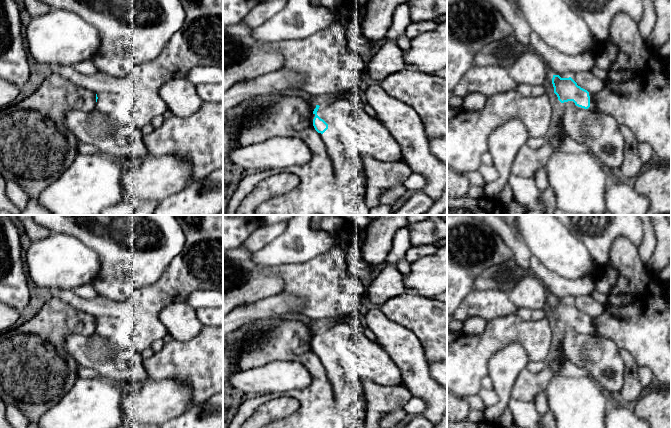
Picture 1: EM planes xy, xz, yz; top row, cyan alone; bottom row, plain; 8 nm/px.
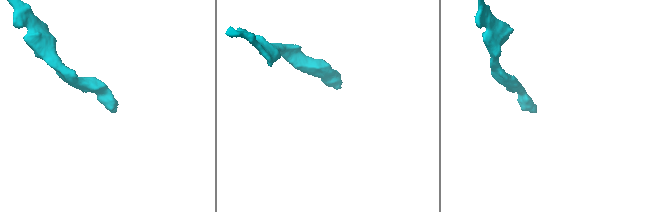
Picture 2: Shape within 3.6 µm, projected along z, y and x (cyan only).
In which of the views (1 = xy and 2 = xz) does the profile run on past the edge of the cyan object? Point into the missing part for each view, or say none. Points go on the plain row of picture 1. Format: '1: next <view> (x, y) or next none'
1: next xy (101, 326)
2: next none

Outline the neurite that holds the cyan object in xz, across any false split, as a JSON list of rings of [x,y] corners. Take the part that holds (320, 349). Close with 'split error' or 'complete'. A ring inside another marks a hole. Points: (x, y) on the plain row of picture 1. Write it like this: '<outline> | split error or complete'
[[[316,329],[316,332],[313,335],[313,338],[315,339],[313,343],[313,350],[318,357],[323,358],[328,353],[328,348],[317,339],[319,331],[319,329]]] | complete

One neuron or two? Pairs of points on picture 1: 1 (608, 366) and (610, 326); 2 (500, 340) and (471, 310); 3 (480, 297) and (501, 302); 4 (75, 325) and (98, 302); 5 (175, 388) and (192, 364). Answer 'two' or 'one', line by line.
1: two
2: two
3: one
4: two
5: two

